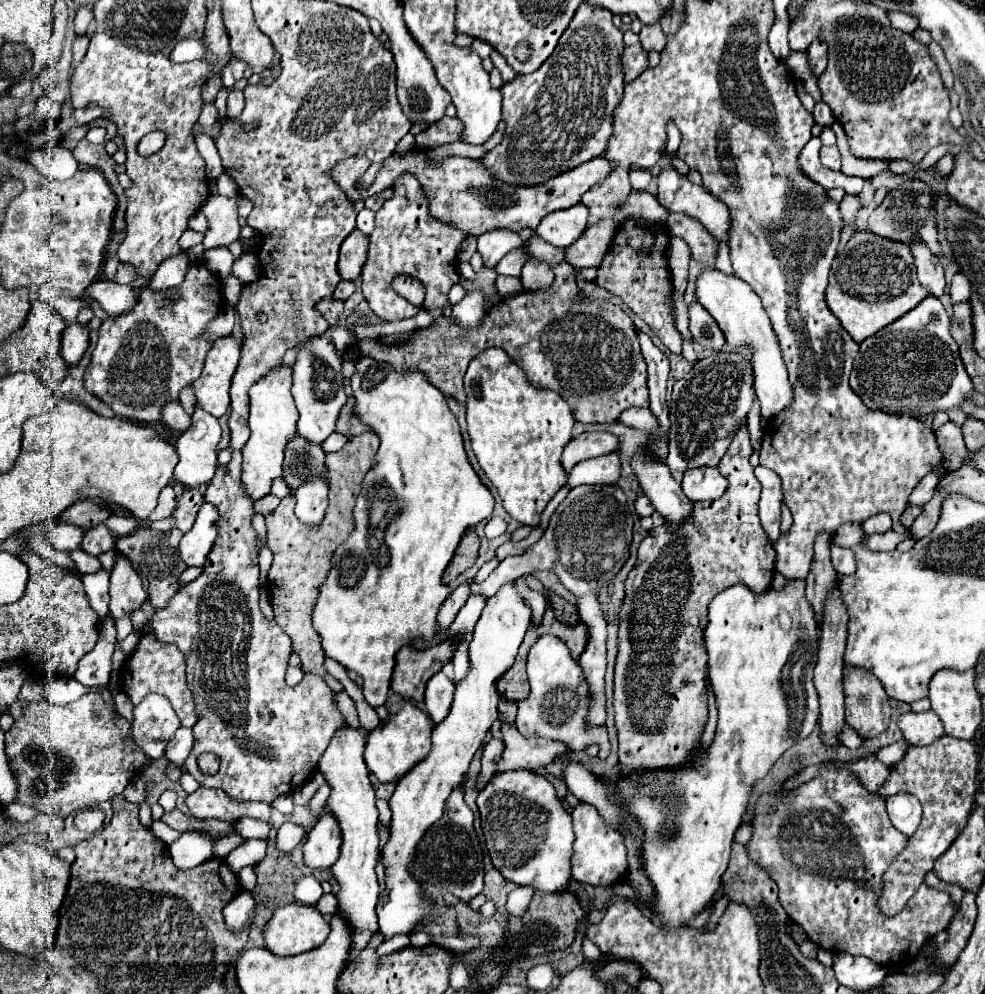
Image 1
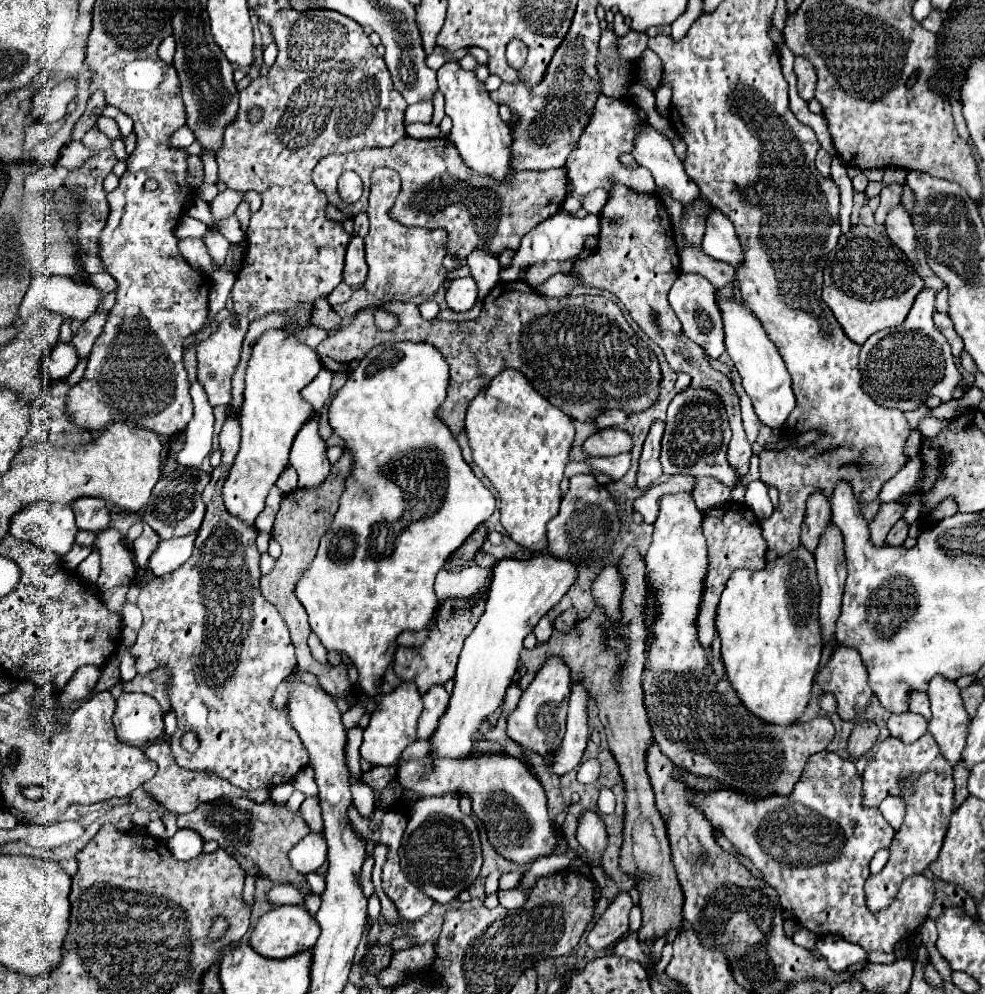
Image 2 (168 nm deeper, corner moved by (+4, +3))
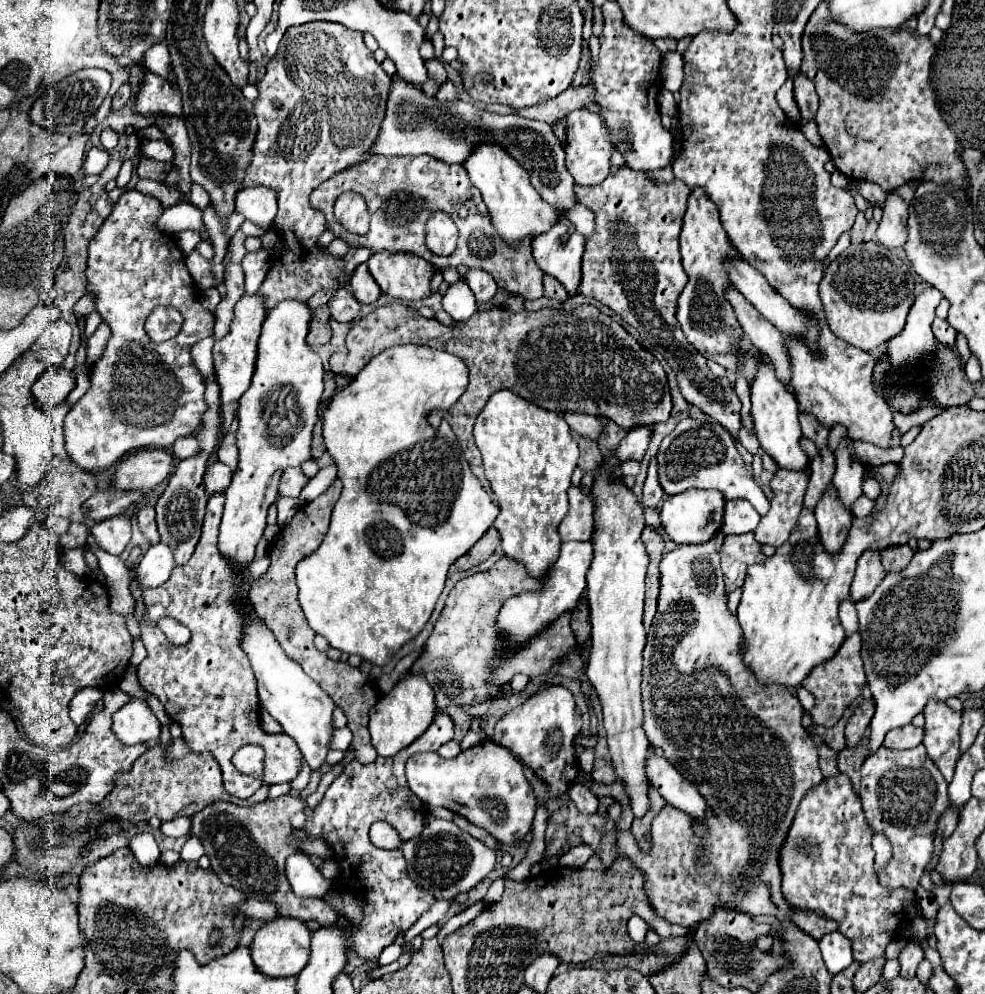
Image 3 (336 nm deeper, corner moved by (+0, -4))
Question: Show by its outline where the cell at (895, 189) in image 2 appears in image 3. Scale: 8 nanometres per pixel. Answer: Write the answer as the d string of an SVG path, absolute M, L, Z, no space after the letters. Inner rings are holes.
M861 181L859 183L859 191L865 199L869 199L875 207L883 207L885 199L887 199L887 193L877 185L877 183L867 183L867 181Z

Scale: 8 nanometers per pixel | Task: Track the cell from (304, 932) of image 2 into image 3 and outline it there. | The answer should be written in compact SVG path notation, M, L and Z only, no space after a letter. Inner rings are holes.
M279 915L273 921L267 921L255 933L255 939L251 943L251 957L253 957L255 967L263 975L291 977L291 975L299 975L299 971L303 971L303 967L307 965L307 959L311 955L309 943L311 943L311 931L307 929L307 925L303 921Z

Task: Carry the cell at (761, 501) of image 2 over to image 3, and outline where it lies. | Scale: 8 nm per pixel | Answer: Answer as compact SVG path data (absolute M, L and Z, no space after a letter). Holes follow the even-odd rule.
M697 419L679 421L677 427L663 439L657 453L657 461L659 461L659 483L663 491L669 495L687 491L691 487L717 489L723 493L727 501L747 499L761 517L767 515L771 507L765 493L755 483L753 473L741 459L731 433L719 423L697 421Z

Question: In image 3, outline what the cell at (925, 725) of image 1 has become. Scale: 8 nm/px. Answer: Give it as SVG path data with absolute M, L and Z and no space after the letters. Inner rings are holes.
M905 725L905 727L891 729L885 735L883 745L889 749L911 749L923 741L923 735L925 735L923 729L917 729L915 725Z

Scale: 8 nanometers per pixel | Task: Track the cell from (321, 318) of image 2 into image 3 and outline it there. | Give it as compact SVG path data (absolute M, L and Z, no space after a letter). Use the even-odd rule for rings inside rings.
M321 307L313 313L313 319L309 323L309 335L307 343L309 345L325 345L331 341L331 327L329 327L329 311L327 307Z

